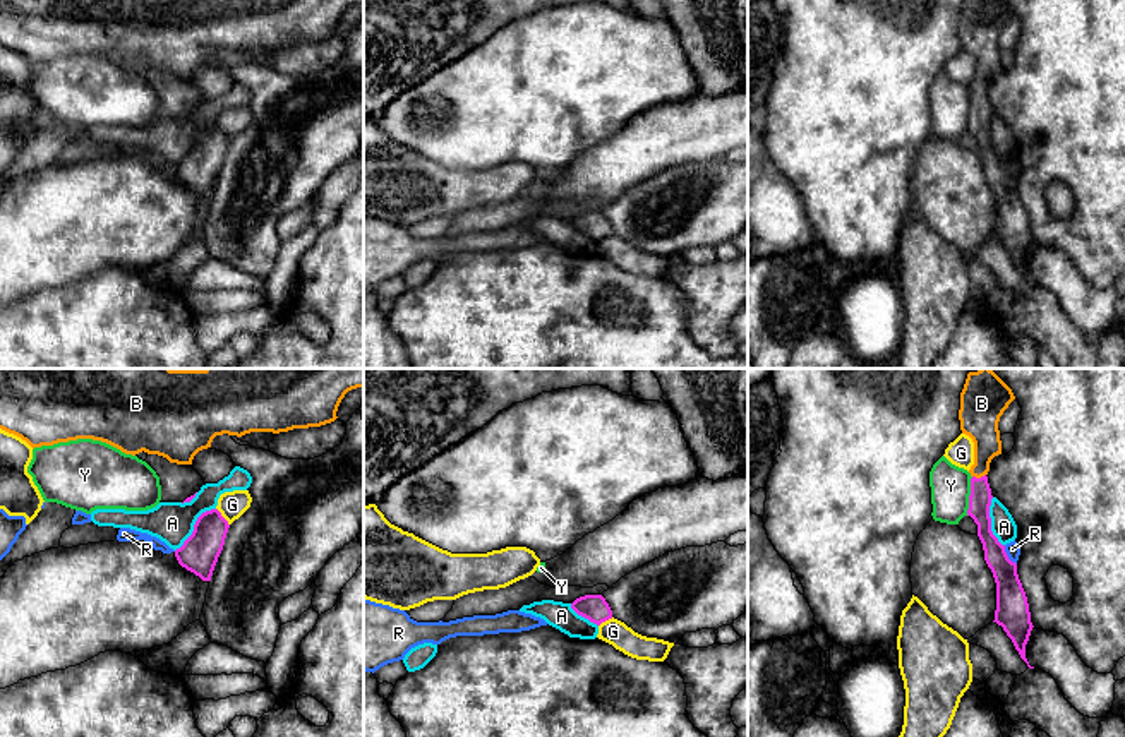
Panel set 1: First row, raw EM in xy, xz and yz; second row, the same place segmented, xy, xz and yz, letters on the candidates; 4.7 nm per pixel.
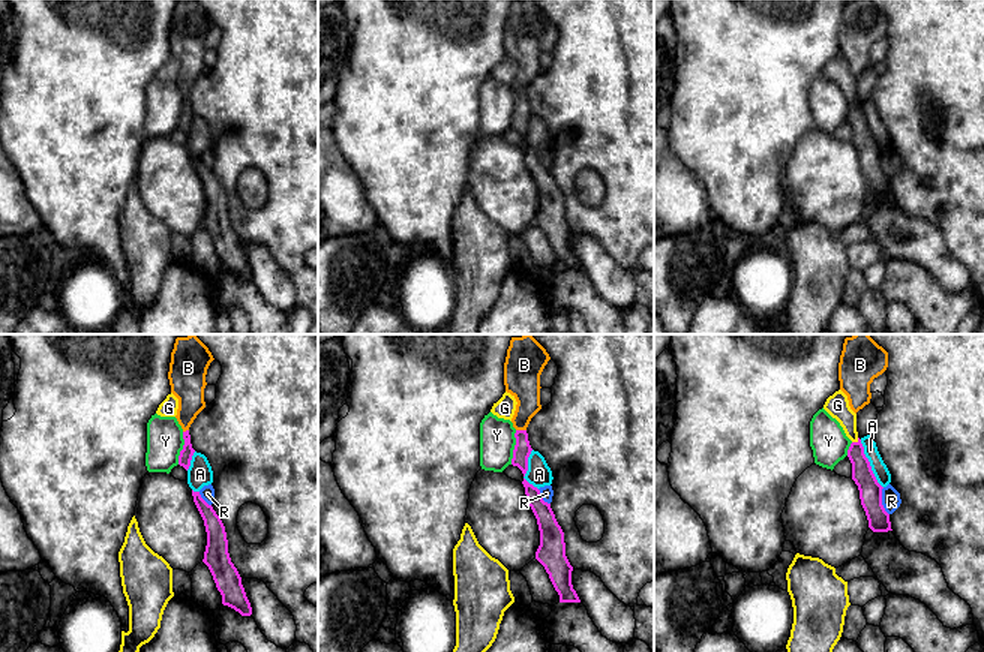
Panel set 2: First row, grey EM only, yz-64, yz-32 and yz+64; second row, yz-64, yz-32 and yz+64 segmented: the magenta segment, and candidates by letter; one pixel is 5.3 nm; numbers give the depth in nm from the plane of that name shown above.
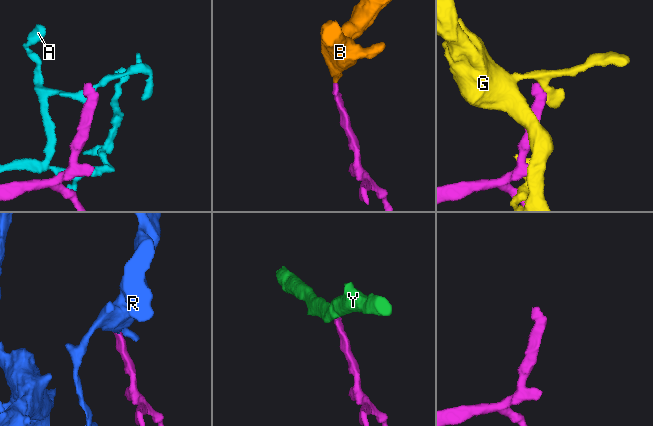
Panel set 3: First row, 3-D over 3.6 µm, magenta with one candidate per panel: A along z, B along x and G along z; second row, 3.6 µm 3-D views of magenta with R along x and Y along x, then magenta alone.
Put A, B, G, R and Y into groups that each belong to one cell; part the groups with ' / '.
A / B / G / R / Y

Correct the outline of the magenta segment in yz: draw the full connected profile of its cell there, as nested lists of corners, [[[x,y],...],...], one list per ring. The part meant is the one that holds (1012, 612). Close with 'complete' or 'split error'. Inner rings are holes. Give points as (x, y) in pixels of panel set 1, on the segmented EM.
[[[979,368],[978,372],[969,372],[964,389],[960,392],[959,420],[962,434],[969,435],[974,442],[974,464],[969,470],[972,478],[967,516],[971,516],[978,524],[978,536],[983,543],[984,560],[991,569],[996,583],[996,610],[993,622],[1003,627],[1007,636],[1012,639],[1015,650],[1019,651],[1020,658],[1027,663],[1029,668],[1034,668],[1026,658],[1026,644],[1034,627],[1031,622],[1029,603],[1017,574],[1017,564],[1008,559],[1005,545],[1002,545],[991,531],[990,506],[993,495],[986,476],[990,471],[991,459],[1002,454],[1002,440],[998,430],[1000,416],[1014,399],[1015,396],[1012,389],[991,368]]] | split error

